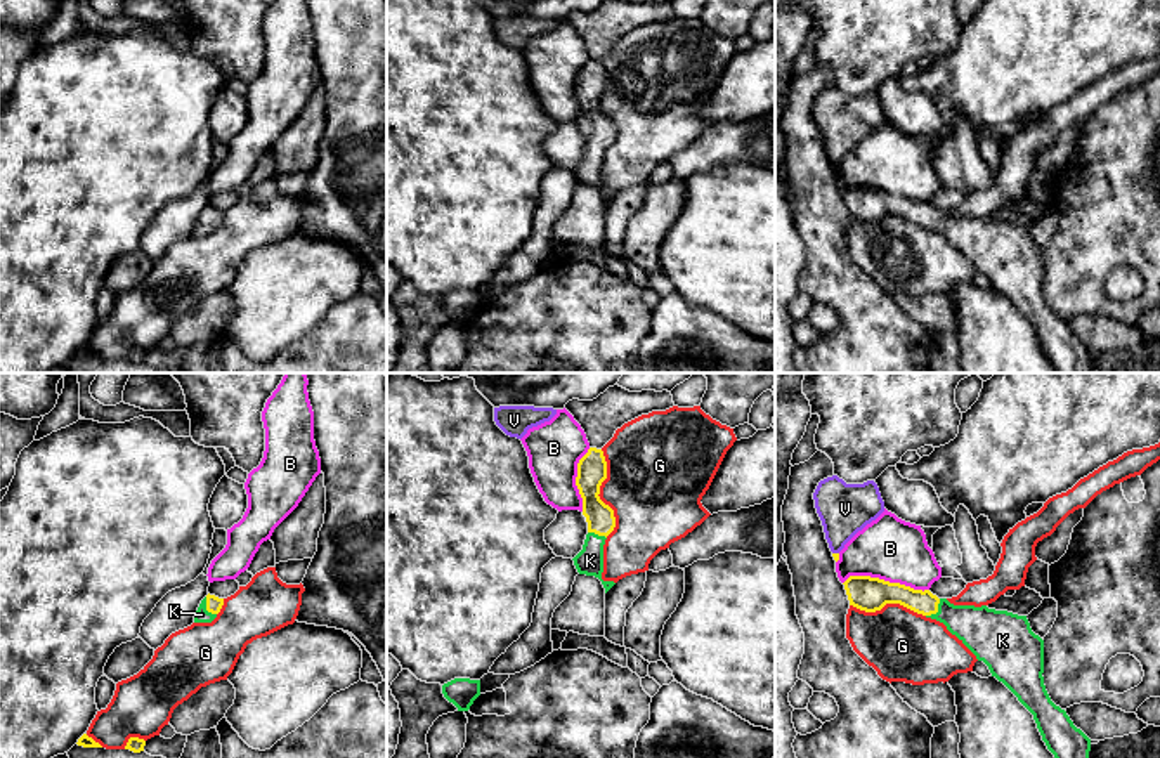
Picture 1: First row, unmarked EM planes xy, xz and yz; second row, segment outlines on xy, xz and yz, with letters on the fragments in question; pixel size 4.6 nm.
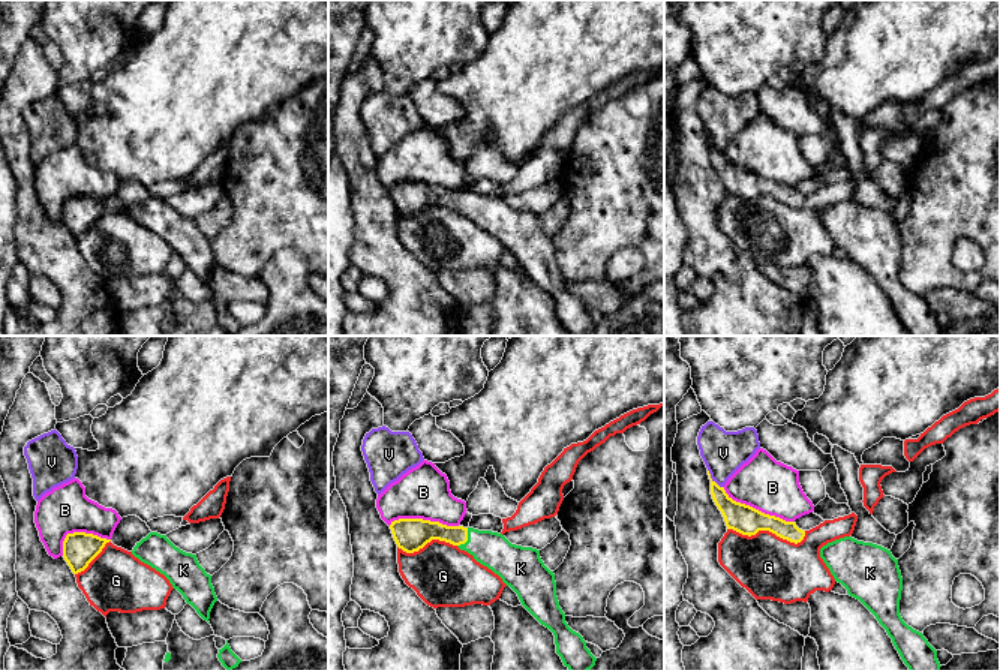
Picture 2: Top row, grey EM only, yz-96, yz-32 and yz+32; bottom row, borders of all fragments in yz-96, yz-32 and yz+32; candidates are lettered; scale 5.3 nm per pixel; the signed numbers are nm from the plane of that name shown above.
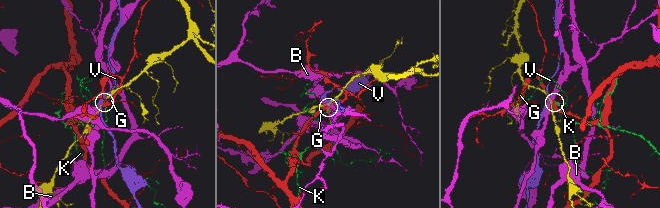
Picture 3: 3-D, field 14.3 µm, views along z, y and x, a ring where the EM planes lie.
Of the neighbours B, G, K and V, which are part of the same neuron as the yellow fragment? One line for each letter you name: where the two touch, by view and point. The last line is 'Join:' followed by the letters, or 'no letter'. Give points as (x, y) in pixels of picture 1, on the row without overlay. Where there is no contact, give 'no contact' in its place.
K: meets yellow in yz at (937, 222)
Join: K

